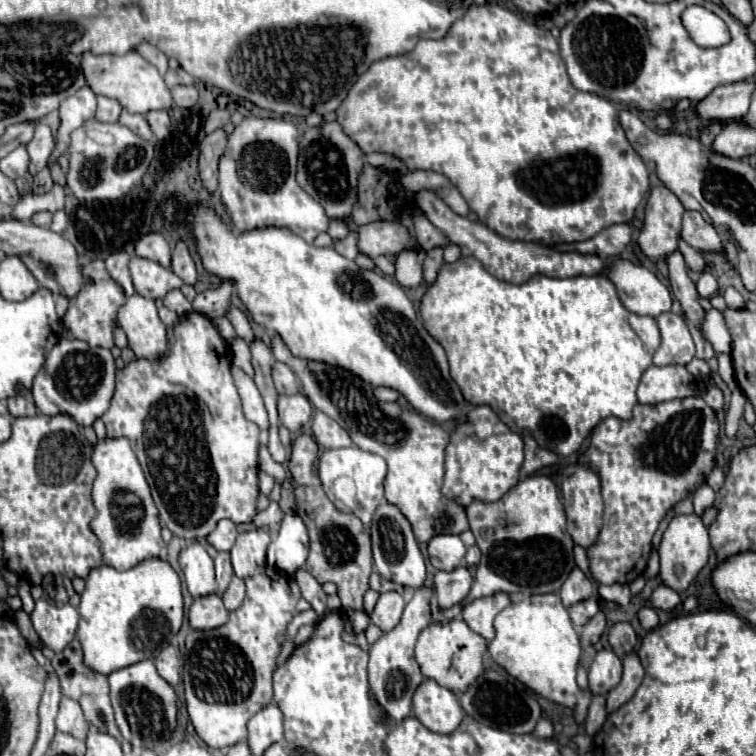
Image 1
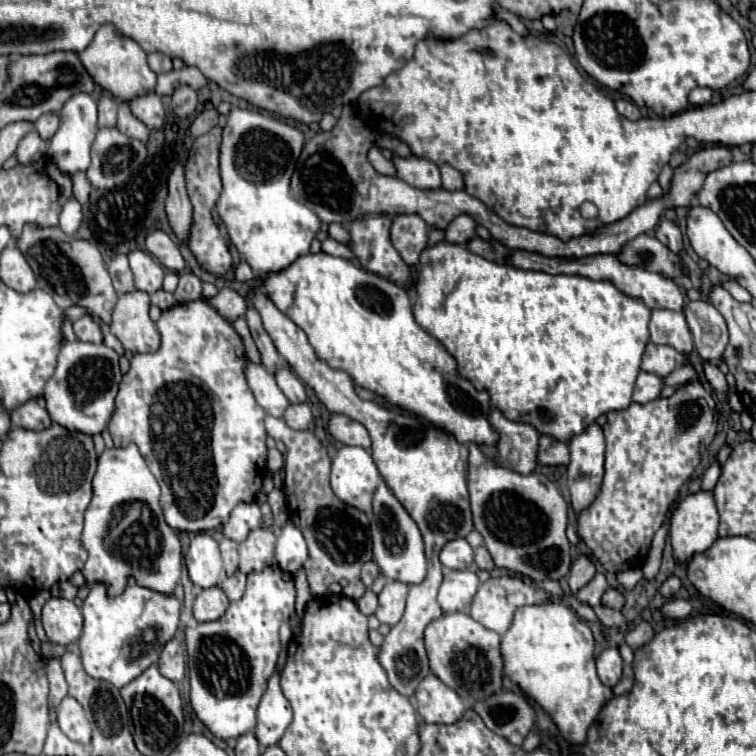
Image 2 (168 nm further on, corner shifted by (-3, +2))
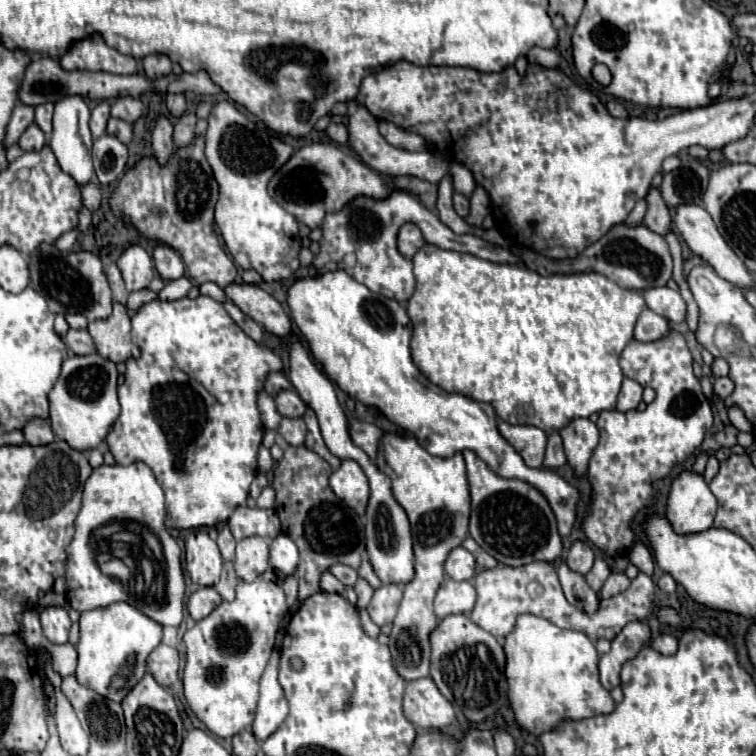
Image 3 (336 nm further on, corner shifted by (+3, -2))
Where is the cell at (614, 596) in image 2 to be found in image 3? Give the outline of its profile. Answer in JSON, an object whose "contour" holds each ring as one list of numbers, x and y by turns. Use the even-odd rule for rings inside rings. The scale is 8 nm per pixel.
{"contour":[[611,573,601,589,601,599,609,599,615,597,617,593,623,593,629,587,629,579,625,577,625,573]]}

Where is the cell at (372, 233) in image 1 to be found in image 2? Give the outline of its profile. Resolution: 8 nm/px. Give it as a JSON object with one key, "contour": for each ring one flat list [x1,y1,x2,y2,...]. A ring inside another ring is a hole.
{"contour":[[399,215,391,227,391,241,405,263,417,265,421,251,427,247,429,225,419,215]]}

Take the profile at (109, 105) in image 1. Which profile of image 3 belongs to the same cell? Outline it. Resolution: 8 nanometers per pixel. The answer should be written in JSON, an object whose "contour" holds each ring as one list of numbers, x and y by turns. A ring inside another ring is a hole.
{"contour":[[101,101,93,111,91,111,91,135,97,139,101,135,105,135,105,127,107,127,107,121,109,121,109,111,111,111,111,105,109,101]]}

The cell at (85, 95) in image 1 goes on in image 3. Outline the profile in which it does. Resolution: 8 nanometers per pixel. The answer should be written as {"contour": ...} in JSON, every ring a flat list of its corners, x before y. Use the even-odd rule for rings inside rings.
{"contour":[[73,95,65,97,59,103,55,103,55,115,53,115,53,133,47,141,47,145,53,149,61,169,69,173,79,185,87,183,93,177,93,165,91,165,91,133,89,133,89,107,87,103]]}

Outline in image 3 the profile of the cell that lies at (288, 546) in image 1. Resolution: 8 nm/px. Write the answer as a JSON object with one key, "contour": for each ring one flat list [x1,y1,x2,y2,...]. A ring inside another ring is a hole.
{"contour":[[277,535,271,541,271,549,269,549,269,563,273,565,275,571,279,571,281,575,291,575,297,565,299,565,299,551,297,545,285,535]]}

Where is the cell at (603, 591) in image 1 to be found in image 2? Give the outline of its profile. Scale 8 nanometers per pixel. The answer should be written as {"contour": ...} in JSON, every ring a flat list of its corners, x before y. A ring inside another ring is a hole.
{"contour":[[627,569,627,571,617,573,619,585,621,585,623,589,631,589,631,587,635,587,635,583,637,583,641,577,643,577,643,575,641,575,641,569]]}

